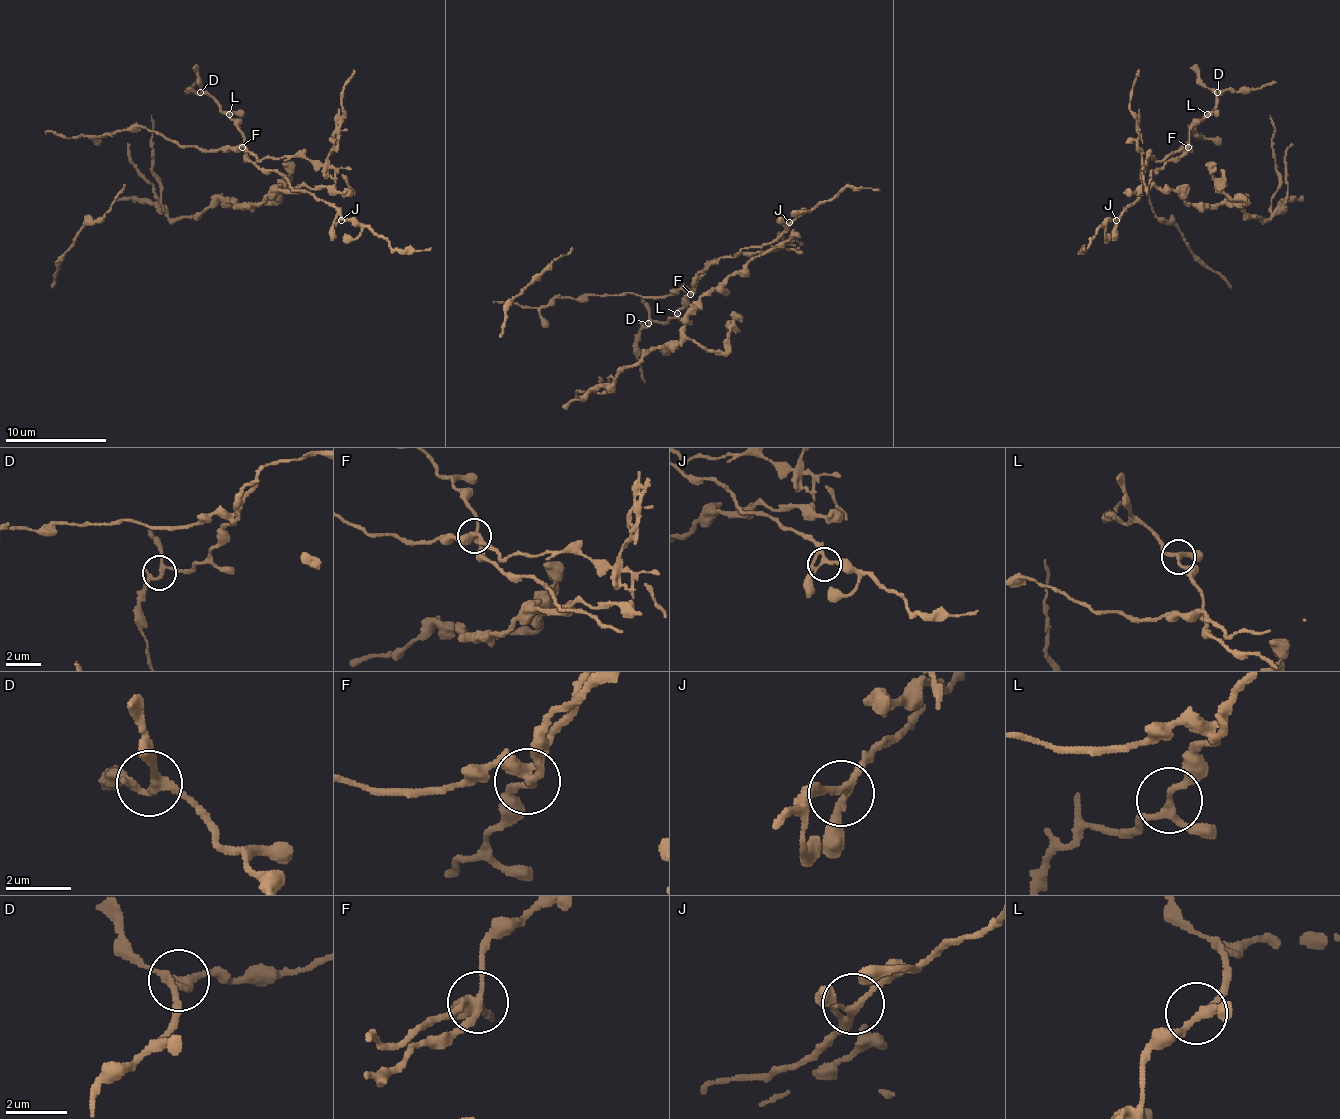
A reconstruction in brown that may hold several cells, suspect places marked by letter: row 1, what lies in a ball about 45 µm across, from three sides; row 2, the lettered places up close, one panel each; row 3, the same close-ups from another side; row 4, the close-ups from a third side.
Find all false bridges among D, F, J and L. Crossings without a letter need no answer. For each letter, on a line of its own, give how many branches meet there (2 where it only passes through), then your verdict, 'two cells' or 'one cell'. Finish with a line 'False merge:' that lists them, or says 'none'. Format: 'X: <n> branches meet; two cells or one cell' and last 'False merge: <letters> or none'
D: 4 branches meet; one cell
F: 4 branches meet; two cells
J: 4 branches meet; one cell
L: 3 branches meet; one cell
False merge: F

